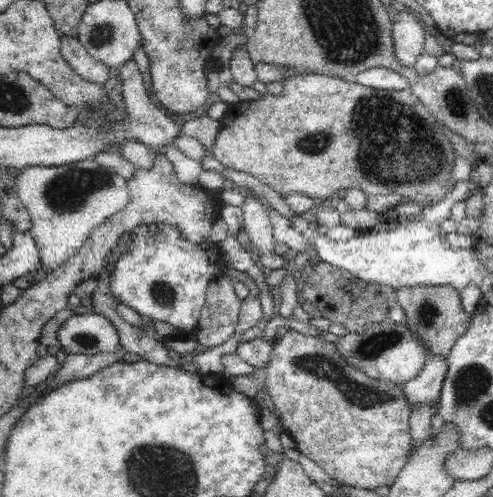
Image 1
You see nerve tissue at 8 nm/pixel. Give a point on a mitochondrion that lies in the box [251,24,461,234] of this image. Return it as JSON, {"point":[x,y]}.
{"point":[398,148]}

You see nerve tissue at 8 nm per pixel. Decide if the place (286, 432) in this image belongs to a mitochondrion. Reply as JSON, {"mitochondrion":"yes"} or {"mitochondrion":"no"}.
{"mitochondrion":"no"}

